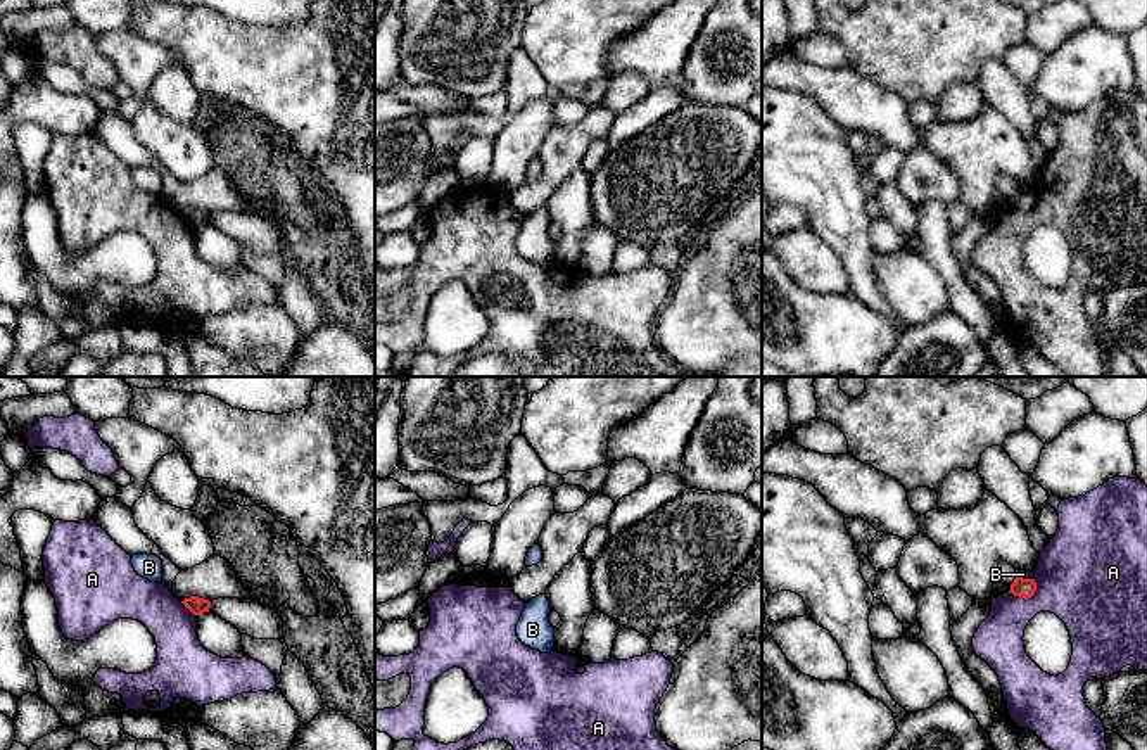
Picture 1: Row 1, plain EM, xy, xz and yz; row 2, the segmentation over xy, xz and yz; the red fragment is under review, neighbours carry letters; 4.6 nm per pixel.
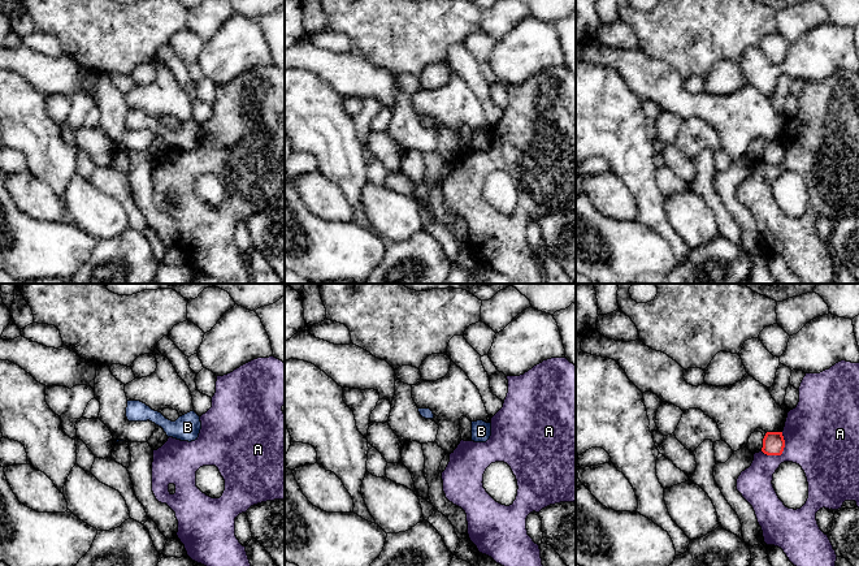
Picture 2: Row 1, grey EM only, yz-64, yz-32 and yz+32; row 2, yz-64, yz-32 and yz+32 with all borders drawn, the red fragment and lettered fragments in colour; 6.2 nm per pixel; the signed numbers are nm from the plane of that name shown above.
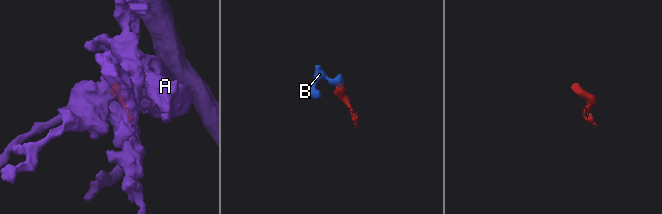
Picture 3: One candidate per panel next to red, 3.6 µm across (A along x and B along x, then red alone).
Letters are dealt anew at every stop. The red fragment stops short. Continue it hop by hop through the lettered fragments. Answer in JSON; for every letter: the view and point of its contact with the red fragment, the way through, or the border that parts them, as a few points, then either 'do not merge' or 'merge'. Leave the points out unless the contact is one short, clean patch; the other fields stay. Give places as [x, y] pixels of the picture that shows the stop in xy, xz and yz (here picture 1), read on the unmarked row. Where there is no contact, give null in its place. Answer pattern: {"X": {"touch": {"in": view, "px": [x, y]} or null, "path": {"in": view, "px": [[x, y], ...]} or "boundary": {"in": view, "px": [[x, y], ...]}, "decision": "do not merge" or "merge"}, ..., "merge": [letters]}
{"A": {"touch": {"in": "yz", "px": [1026, 211]}, "decision": "do not merge"}, "B": {"touch": {"in": "yz", "px": [1025, 192]}, "boundary": {"in": "yz", "px": [[1016, 189], [1033, 192]]}, "decision": "do not merge"}, "merge": []}

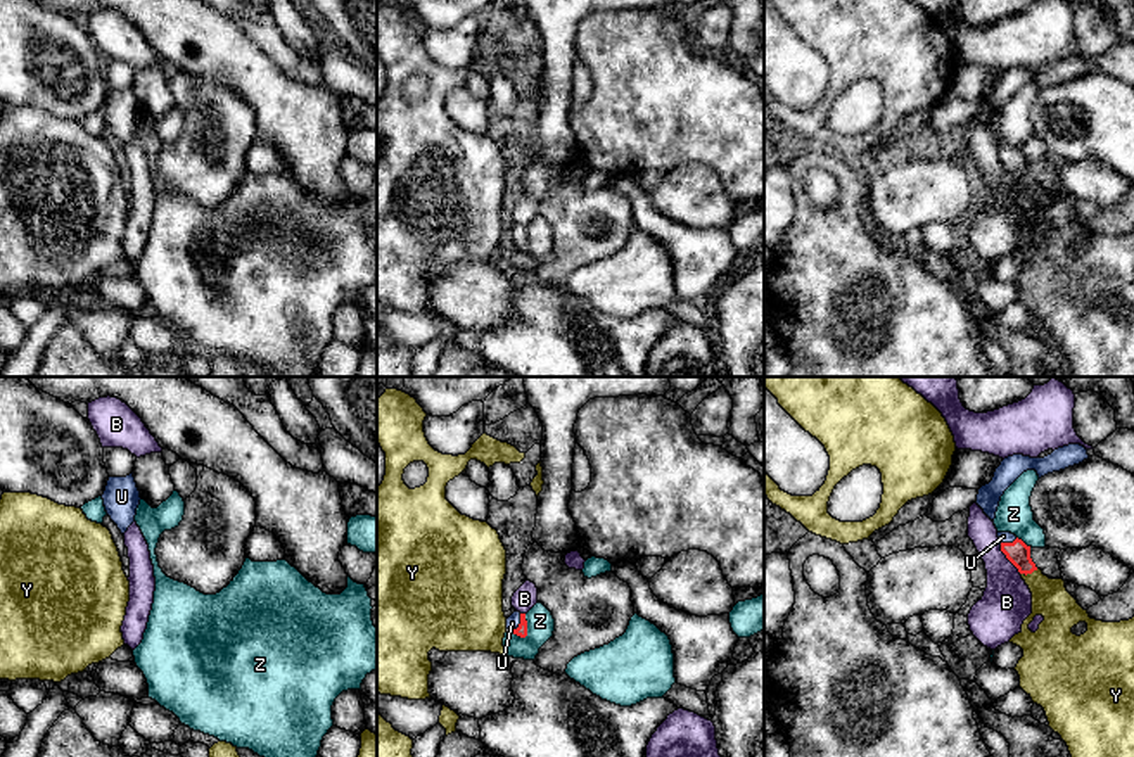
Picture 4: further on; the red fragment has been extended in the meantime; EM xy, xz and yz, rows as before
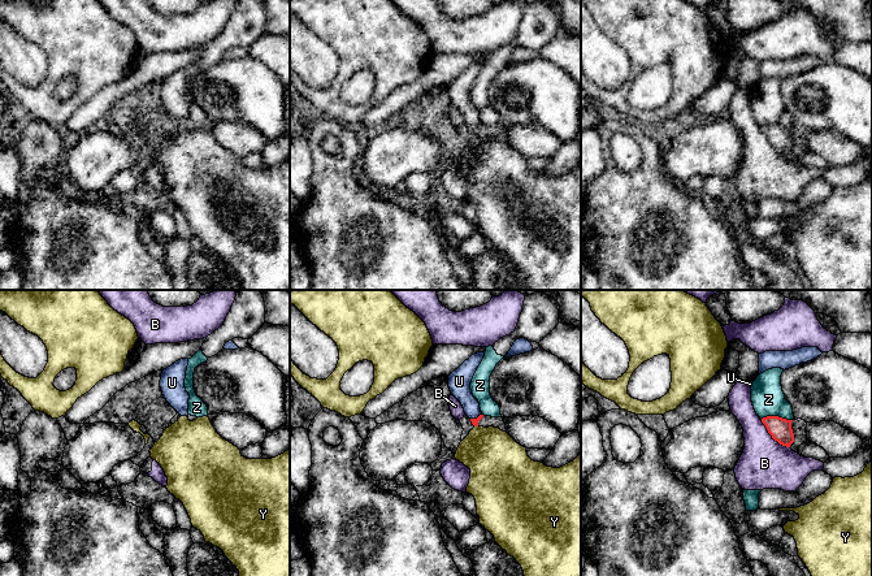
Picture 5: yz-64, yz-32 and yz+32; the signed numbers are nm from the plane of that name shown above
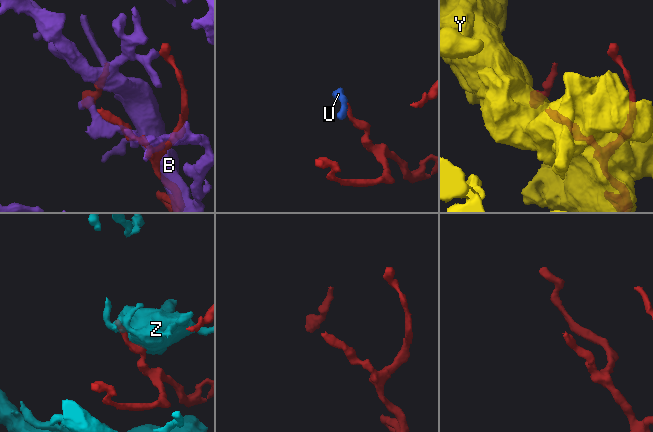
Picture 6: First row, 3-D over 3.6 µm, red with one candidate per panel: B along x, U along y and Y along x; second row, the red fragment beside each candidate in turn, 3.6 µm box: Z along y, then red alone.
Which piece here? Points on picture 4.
{"B": {"touch": {"in": "yz", "px": [1006, 170]}, "decision": "do not merge"}, "U": {"touch": {"in": "xz", "px": [521, 235]}, "path": {"in": "xz", "px": [[521, 244], [521, 235], [512, 235]]}, "decision": "merge"}, "Y": {"touch": {"in": "yz", "px": [1029, 185]}, "decision": "do not merge"}, "Z": {"touch": {"in": "xz", "px": [526, 241]}, "decision": "do not merge"}, "merge": ["U"]}

